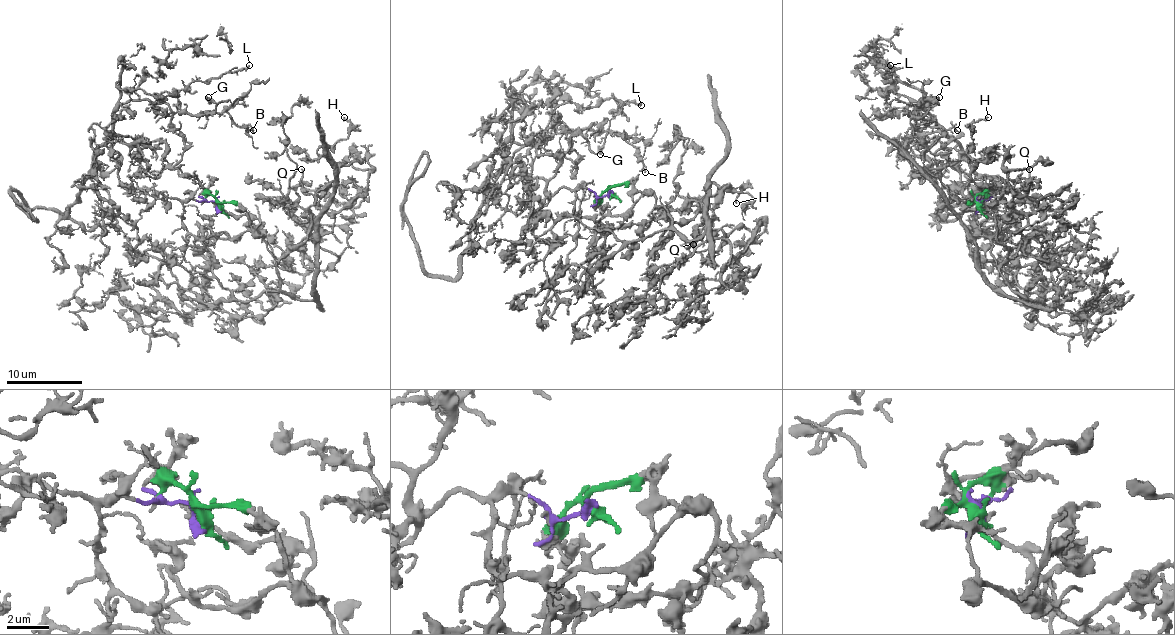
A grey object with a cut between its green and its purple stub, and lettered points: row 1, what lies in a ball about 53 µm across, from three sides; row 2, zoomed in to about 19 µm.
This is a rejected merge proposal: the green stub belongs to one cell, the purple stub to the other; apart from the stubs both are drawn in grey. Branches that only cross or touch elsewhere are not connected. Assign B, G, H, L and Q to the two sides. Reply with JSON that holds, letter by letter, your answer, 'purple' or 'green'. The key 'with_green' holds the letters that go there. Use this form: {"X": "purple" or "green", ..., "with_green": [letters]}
{"B": "purple", "G": "purple", "H": "green", "L": "purple", "Q": "green", "with_green": ["H", "Q"]}

